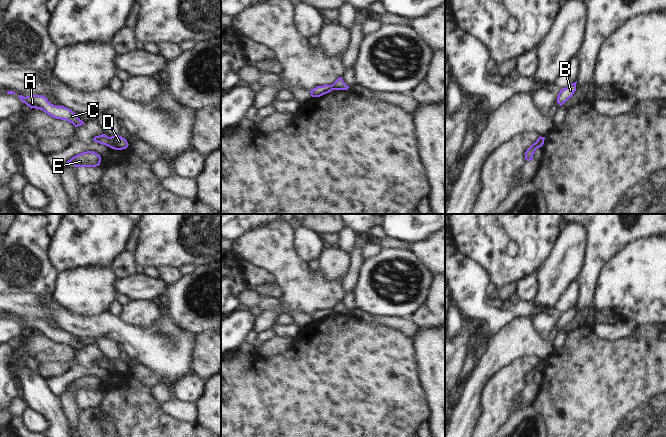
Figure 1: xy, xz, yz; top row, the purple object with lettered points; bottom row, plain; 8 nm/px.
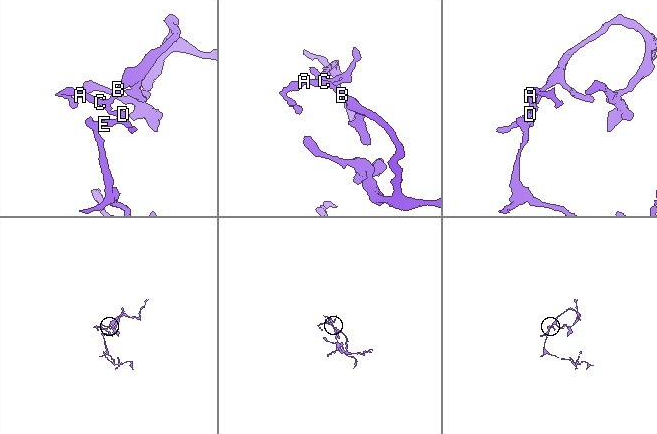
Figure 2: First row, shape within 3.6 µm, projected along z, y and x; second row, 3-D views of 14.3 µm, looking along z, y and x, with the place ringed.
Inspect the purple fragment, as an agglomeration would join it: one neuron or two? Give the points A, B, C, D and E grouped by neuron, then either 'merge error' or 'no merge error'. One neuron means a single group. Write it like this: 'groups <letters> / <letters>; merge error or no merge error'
groups A B C / D E; merge error

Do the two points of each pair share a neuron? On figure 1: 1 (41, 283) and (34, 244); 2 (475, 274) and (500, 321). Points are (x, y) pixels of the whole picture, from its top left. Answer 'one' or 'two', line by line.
1: one
2: one

